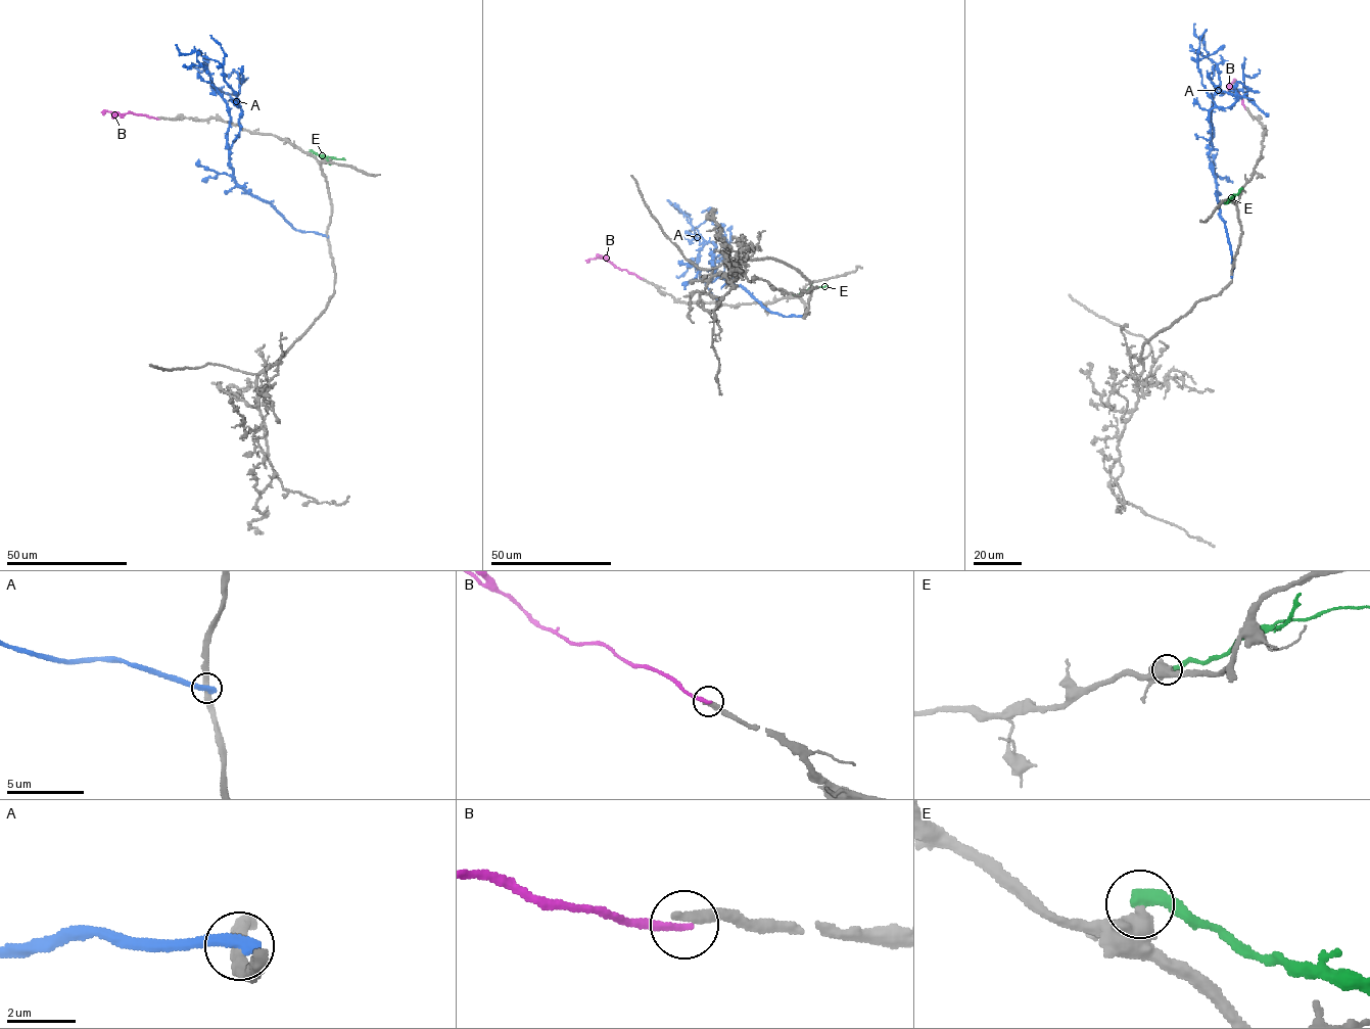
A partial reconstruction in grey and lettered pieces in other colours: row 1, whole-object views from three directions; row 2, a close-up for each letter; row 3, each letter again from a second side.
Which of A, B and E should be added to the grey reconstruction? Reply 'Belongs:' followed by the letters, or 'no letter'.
Belongs: no letter

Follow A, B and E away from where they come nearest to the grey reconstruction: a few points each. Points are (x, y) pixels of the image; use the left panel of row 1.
A: (327, 236), (297, 230), (236, 183), (227, 146), (229, 108), (197, 52), (182, 54), (176, 44)
B: (159, 119), (105, 110), (102, 113)
E: (310, 151), (344, 159)

